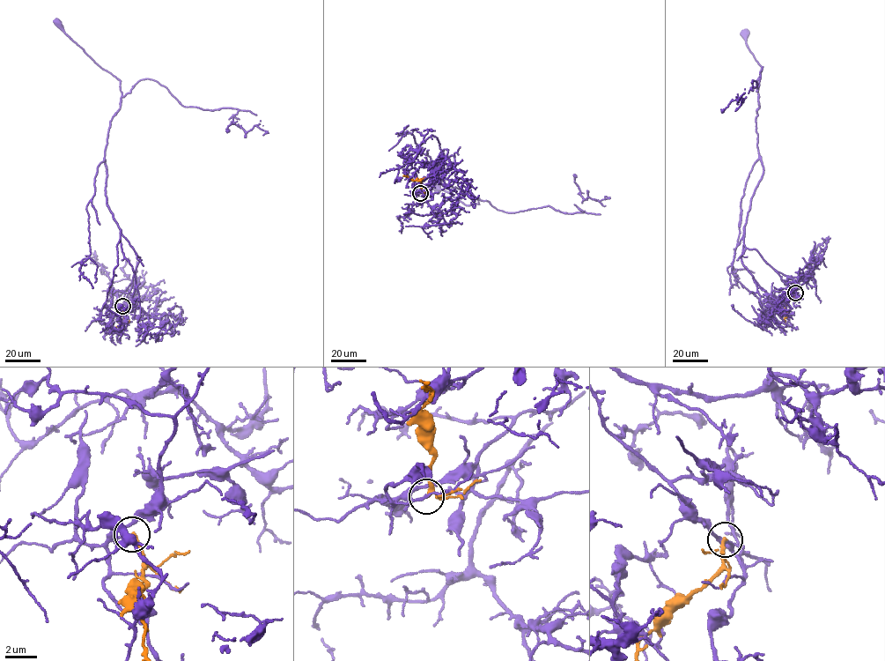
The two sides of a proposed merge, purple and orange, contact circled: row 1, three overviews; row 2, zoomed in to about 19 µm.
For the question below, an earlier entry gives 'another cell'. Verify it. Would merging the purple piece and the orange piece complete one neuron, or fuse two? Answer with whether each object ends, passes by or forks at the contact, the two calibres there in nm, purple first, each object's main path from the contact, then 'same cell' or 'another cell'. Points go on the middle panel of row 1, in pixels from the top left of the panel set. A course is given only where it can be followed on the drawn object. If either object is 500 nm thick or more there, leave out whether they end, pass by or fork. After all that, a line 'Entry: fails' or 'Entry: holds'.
purple ends | orange ends | 110/240 nm | purple via (420, 193), (454, 167), (452, 155), (438, 167), (443, 185), (455, 187), (479, 203), (465, 204), (437, 189) | orange via (420, 193), (421, 180), (412, 181), (403, 175) | another cell
Entry: holds

